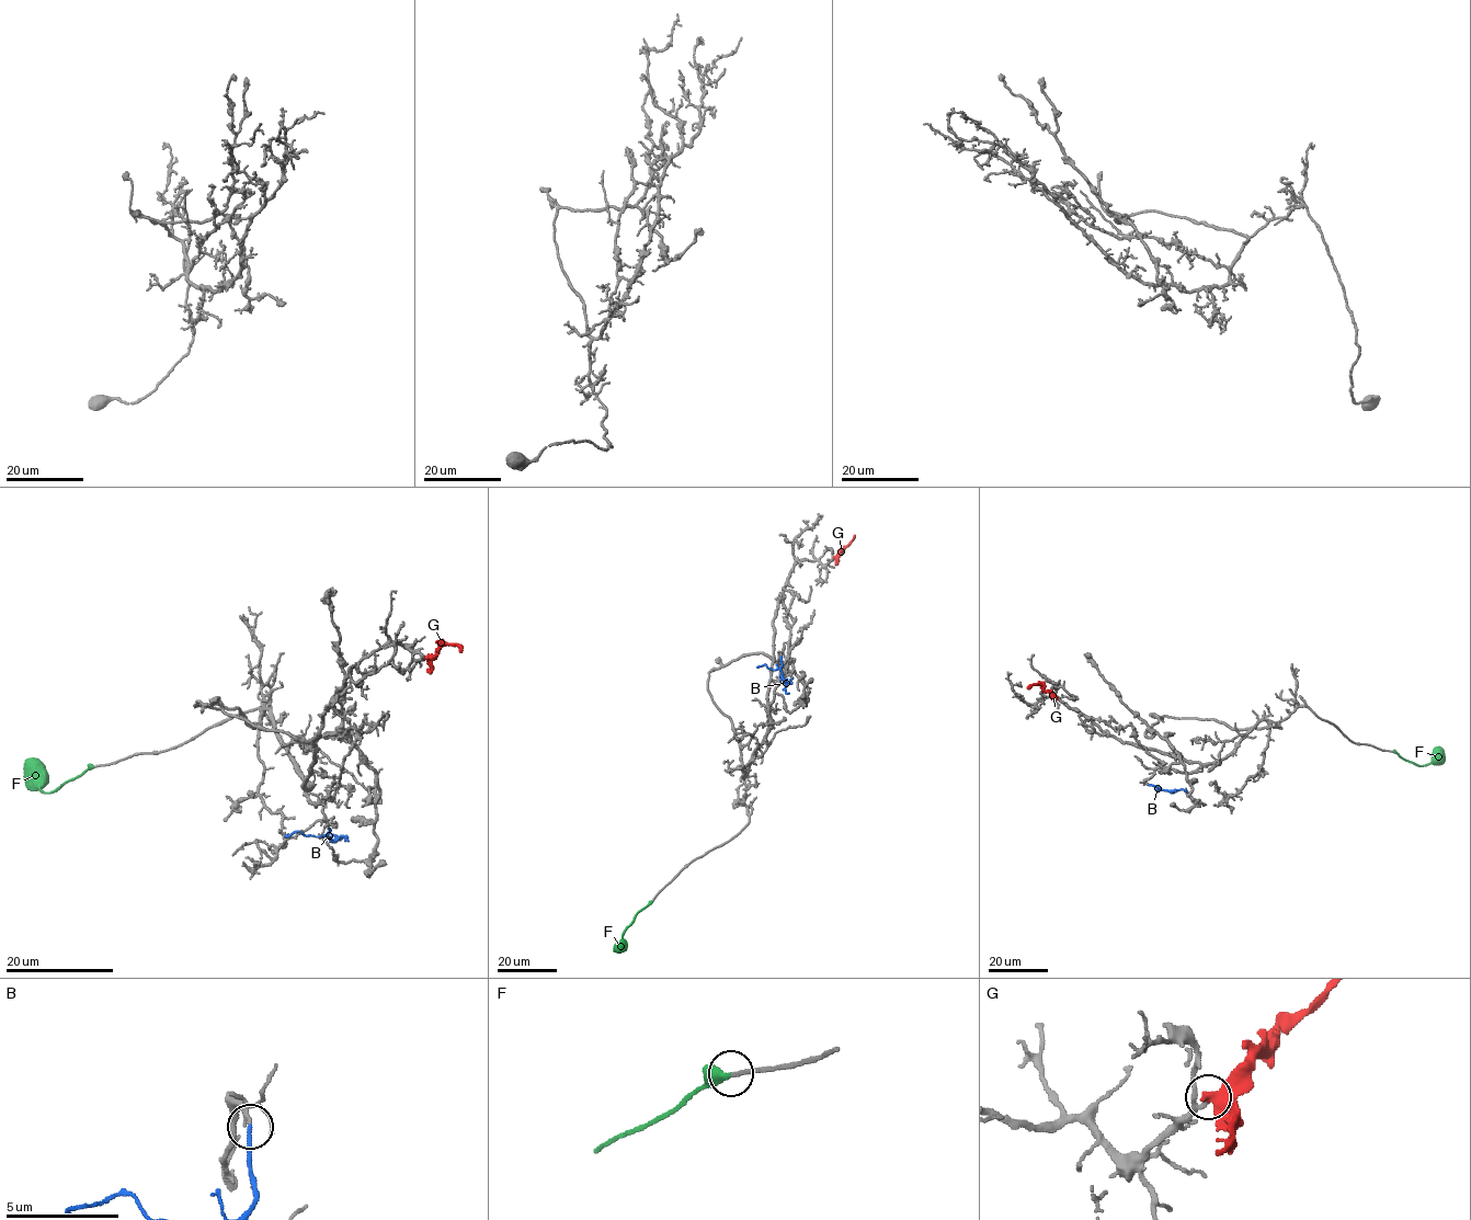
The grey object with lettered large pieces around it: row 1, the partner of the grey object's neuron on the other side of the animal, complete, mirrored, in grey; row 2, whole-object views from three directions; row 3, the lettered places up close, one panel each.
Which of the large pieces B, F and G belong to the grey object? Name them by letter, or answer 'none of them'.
B, F

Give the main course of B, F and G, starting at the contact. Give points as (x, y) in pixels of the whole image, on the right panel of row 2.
B: (1148, 784), (1170, 791), (1185, 790)
F: (1392, 751), (1422, 765), (1430, 762), (1440, 748)
G: (1049, 691), (1038, 684), (1027, 687)

